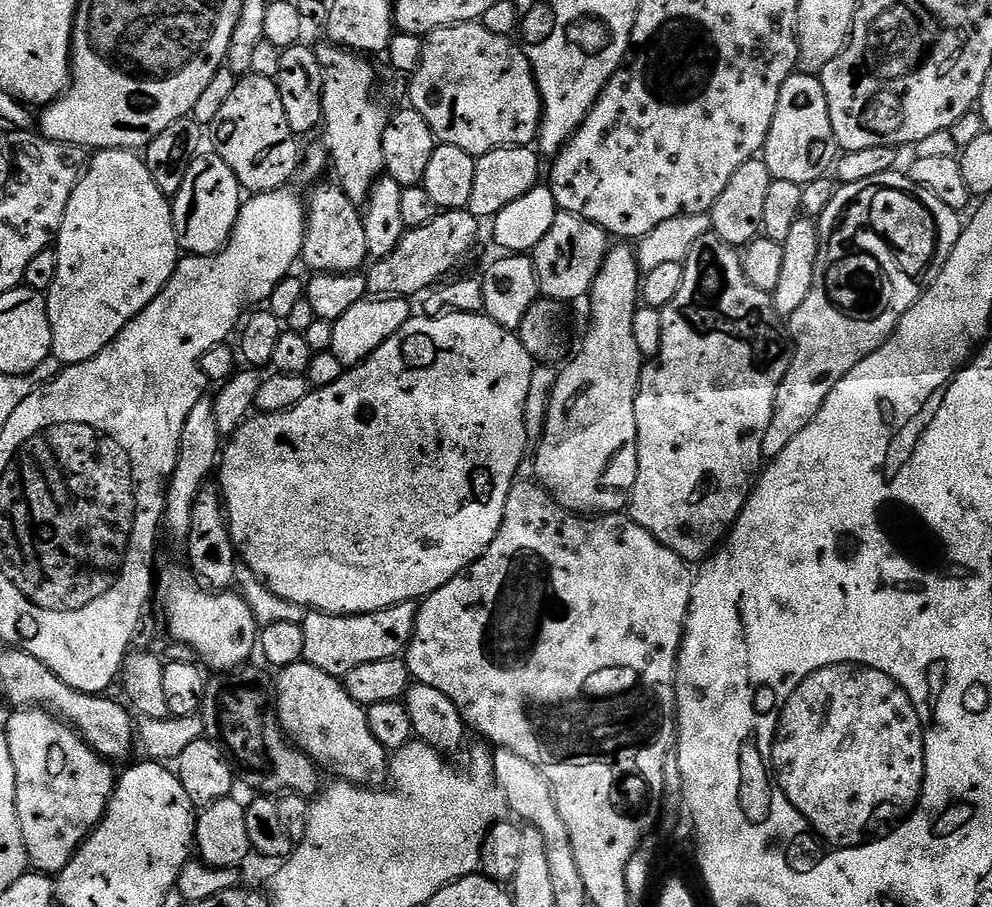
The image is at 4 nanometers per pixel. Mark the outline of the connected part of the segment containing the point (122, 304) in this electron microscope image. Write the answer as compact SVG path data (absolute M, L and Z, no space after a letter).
M106 148L93 156L96 157L87 161L74 194L70 194L54 245L58 274L46 294L52 355L64 366L81 364L97 356L168 285L168 279L175 274L182 259L169 197L154 186L154 178L150 178L143 159L127 148Z

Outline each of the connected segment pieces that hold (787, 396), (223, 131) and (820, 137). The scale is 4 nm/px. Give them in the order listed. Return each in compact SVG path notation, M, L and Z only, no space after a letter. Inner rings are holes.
M893 170L886 174L874 174L874 178L866 178L866 182L840 184L833 191L832 200L818 220L821 225L836 224L836 229L829 236L827 233L826 243L821 247L816 259L814 286L810 286L810 295L806 297L806 302L802 302L802 306L798 306L798 310L794 310L794 314L786 324L787 335L790 340L790 335L792 335L792 340L796 345L793 348L791 345L790 359L787 361L782 382L778 386L778 394L774 398L774 414L770 418L770 426L766 426L766 438L762 438L762 450L765 457L771 458L782 454L782 450L786 450L786 446L790 446L790 442L794 442L794 438L798 438L798 434L802 434L802 430L806 430L806 426L810 426L810 422L818 414L818 410L822 410L822 402L826 402L830 390L834 390L834 386L838 386L838 382L842 382L842 378L846 378L846 374L850 374L850 370L854 370L854 366L858 366L858 362L862 362L867 356L874 354L891 338L893 330L900 325L904 313L910 310L910 306L914 306L918 302L918 298L924 293L931 280L938 278L942 266L946 266L946 258L950 258L962 231L960 216L961 213L957 209L946 206L946 202L941 202L939 198L934 198L934 194L930 194L930 190L922 190L922 186L918 186L900 170Z
M246 75L239 77L231 92L230 98L218 110L218 118L210 126L210 144L214 147L215 155L220 156L230 170L238 178L241 189L245 193L255 194L258 192L276 192L285 187L295 172L302 164L302 148L298 141L298 133L290 130L290 121L286 118L286 109L282 107L282 94L278 94L278 86L275 80L262 78L261 76Z
M794 74L786 78L782 94L778 94L774 122L770 122L770 134L762 153L772 179L801 186L823 180L829 175L837 156L838 145L830 122L830 110L819 79L812 74Z

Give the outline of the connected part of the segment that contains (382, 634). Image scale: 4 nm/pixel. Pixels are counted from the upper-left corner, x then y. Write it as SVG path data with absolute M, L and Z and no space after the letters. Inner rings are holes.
M417 601L402 602L361 616L331 616L329 612L309 611L305 615L302 639L306 641L303 663L326 674L343 678L366 662L395 660L407 649L416 629Z

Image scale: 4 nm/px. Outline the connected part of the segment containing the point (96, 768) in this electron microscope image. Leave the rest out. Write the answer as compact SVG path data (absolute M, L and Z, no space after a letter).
M21 707L8 720L6 731L10 758L14 762L16 775L16 813L22 830L22 842L26 846L29 865L35 871L58 874L74 858L81 844L101 827L104 812L116 788L117 773L112 773L113 765L98 755L76 729L68 727L42 708Z

